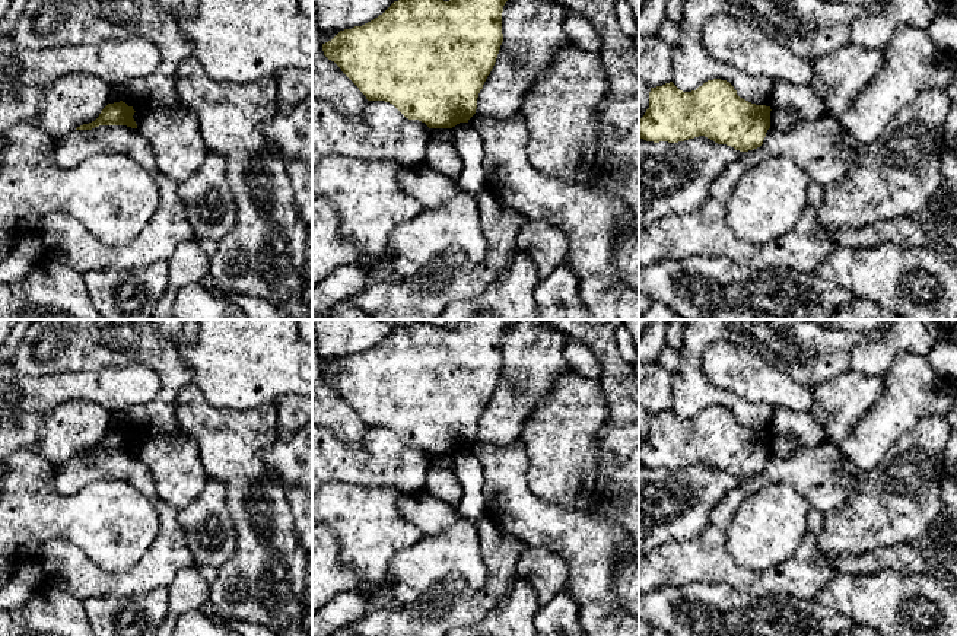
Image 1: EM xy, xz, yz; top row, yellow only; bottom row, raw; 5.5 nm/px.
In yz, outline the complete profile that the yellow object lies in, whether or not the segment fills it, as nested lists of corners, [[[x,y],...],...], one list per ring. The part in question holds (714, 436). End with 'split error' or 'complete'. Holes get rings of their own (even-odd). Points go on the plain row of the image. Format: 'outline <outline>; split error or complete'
outline [[[721,406],[683,419],[673,408],[651,414],[649,435],[639,446],[646,468],[678,470],[705,462],[718,471],[748,478],[763,471],[770,455],[770,433],[751,430]]]; complete

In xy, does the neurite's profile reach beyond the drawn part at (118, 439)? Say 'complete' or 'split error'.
complete

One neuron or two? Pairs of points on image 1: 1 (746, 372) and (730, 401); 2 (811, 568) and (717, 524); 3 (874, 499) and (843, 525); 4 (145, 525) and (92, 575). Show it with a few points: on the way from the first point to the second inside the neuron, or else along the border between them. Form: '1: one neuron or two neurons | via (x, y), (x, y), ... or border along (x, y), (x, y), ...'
1: two neurons | border along (703, 378), (747, 400), (768, 403)
2: one neuron | via (781, 578), (741, 579), (717, 555)
3: one neuron | via (867, 506), (851, 522)
4: two neurons | border along (73, 544), (105, 571), (123, 572), (134, 566)

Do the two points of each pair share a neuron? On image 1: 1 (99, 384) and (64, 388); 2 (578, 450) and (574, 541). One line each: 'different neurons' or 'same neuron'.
1: same neuron
2: different neurons

